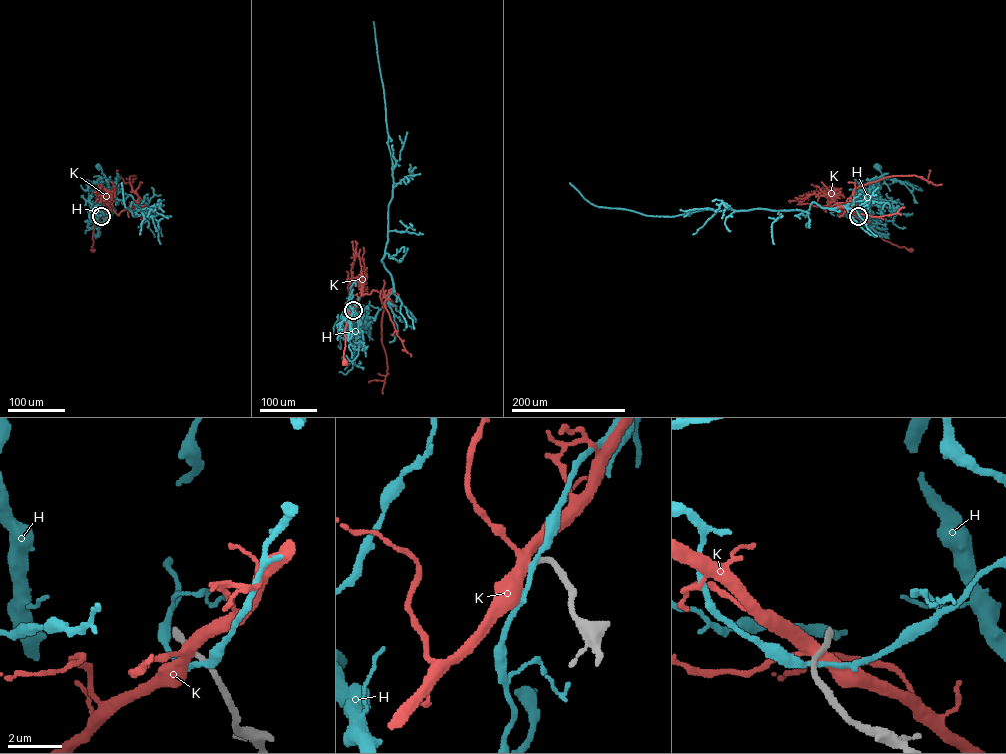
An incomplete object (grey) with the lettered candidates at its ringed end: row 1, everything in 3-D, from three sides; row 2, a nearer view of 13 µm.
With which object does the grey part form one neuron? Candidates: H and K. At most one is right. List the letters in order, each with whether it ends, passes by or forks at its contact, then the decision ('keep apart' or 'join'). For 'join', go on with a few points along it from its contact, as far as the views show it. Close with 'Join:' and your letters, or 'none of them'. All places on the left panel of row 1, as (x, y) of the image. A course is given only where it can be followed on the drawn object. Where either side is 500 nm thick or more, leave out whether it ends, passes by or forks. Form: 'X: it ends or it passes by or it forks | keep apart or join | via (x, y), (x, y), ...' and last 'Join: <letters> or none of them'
H: it passes by | keep apart
K: it forks | keep apart
Join: none of them

